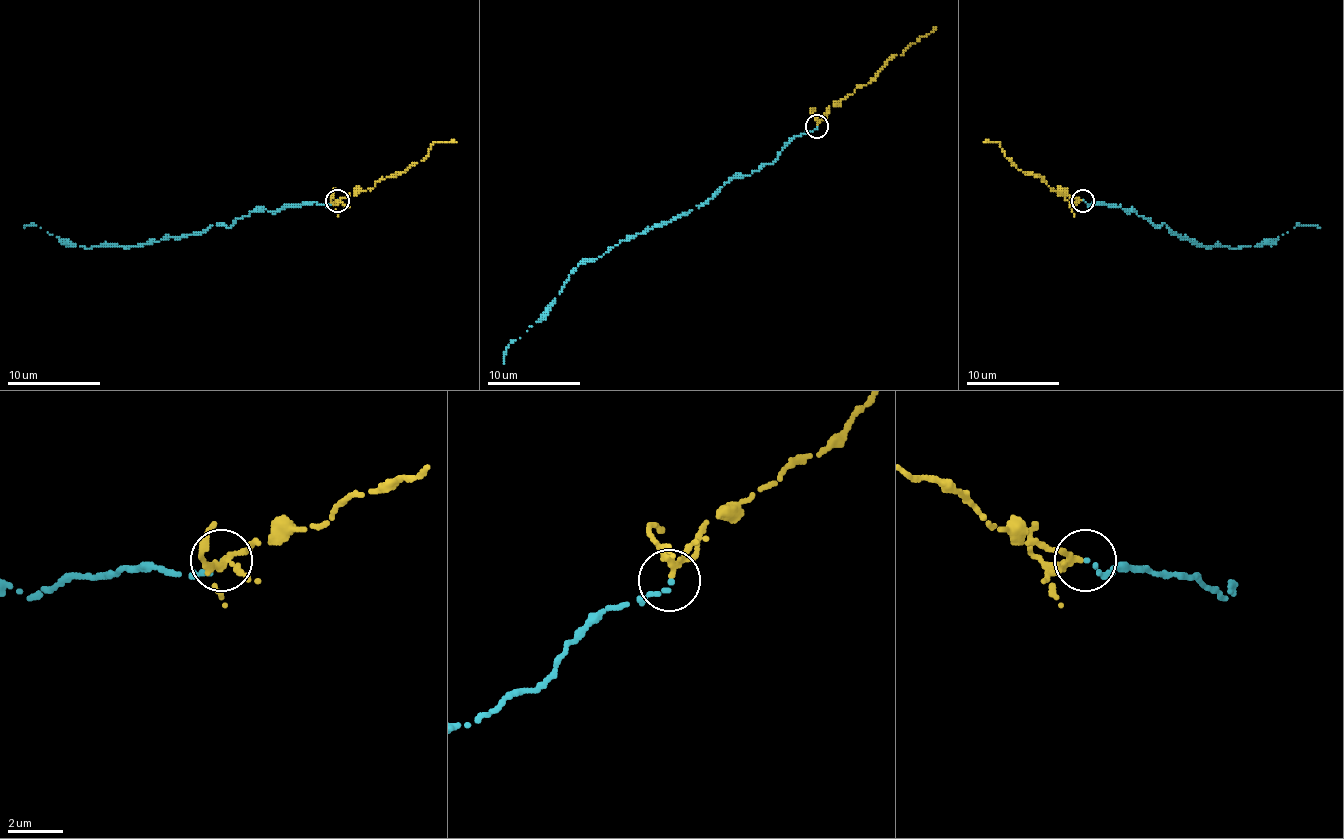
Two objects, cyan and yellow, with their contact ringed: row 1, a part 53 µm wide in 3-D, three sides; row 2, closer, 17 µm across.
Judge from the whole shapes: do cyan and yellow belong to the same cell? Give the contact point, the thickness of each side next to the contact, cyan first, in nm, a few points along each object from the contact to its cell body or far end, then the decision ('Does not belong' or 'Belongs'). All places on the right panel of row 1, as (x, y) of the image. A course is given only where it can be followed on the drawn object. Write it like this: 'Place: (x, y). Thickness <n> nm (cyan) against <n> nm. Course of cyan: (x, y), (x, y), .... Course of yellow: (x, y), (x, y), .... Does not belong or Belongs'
Place: (1083, 200). Thickness 160 nm (cyan) against 180 nm. Course of cyan: (1083, 200), (1132, 209), (1201, 246), (1262, 246), (1301, 225), (1320, 228). Course of yellow: (1081, 200), (1062, 195), (1051, 188), (1041, 177), (1018, 170), (1004, 156), (1000, 142), (983, 142). Belongs

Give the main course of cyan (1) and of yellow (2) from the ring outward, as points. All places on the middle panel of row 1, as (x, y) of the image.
1: (817, 127), (680, 217), (583, 261), (552, 305), (508, 345), (504, 363)
2: (817, 124), (829, 106), (866, 85), (887, 62), (935, 27)

